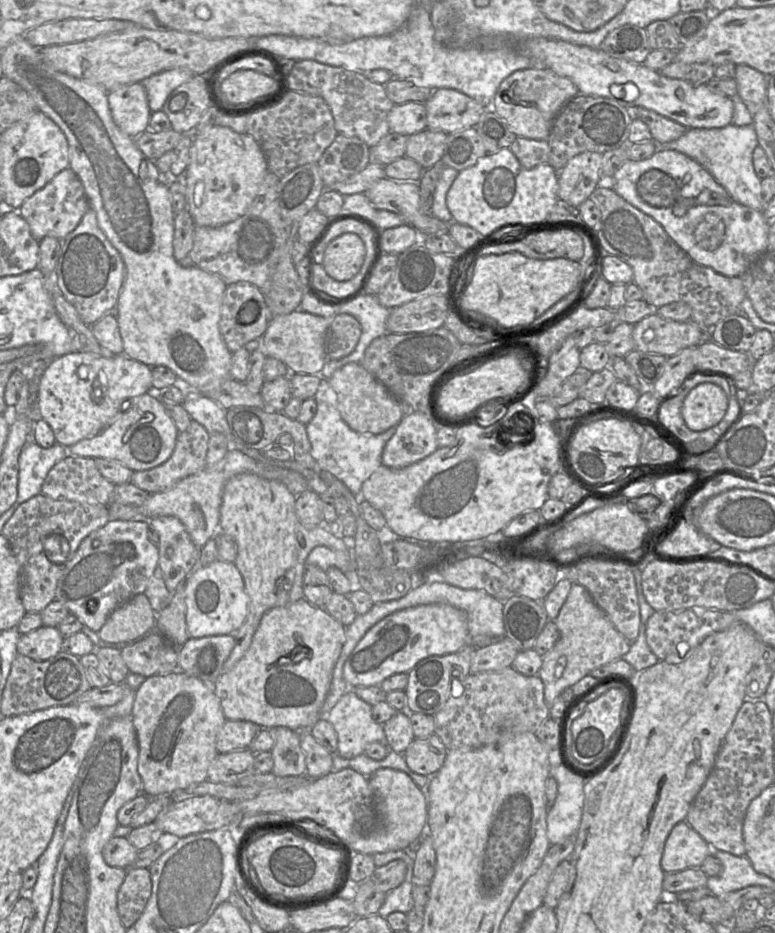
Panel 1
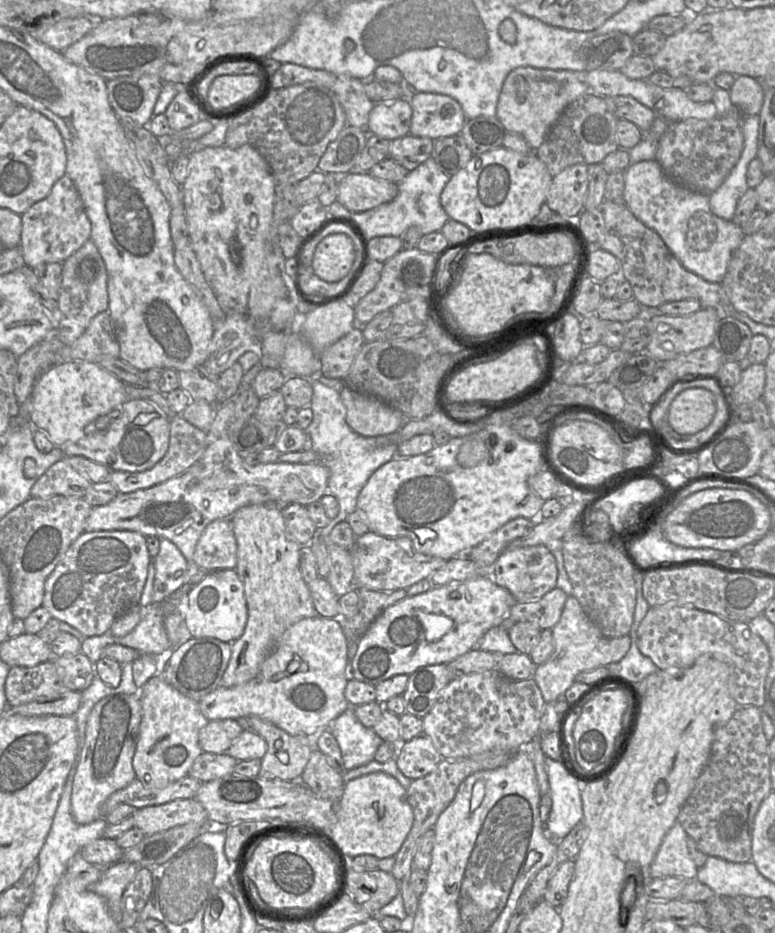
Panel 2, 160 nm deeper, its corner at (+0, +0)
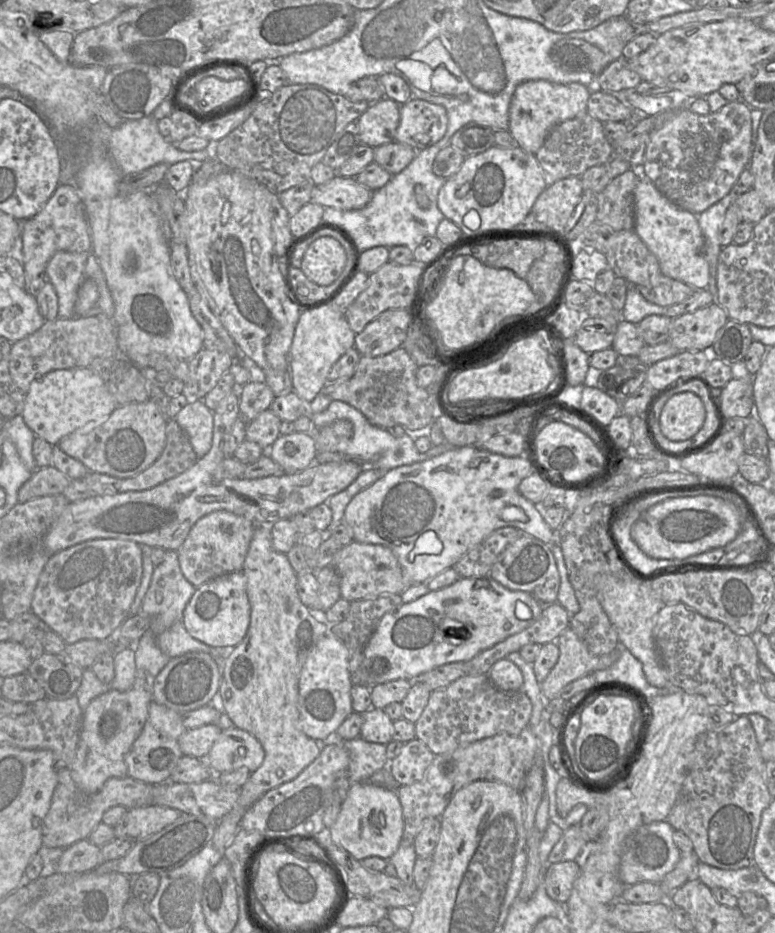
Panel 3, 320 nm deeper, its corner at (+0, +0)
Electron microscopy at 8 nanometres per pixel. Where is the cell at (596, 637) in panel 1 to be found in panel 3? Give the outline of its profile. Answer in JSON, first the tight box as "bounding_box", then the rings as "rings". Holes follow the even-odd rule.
{"bounding_box":[540,626,620,701],"rings":[[[570,626],[560,634],[556,642],[559,647],[558,661],[540,684],[546,701],[559,697],[561,690],[570,682],[606,669],[620,657],[618,648],[604,655],[592,654]]]}

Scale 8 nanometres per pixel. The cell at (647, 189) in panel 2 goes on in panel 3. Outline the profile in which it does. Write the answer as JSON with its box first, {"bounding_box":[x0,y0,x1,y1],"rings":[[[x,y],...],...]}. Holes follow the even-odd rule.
{"bounding_box":[634,176,709,289],"rings":[[[641,176],[634,190],[634,230],[657,257],[661,272],[694,289],[707,289],[709,264],[704,257],[704,236],[698,215],[683,210],[662,195],[653,183]]]}

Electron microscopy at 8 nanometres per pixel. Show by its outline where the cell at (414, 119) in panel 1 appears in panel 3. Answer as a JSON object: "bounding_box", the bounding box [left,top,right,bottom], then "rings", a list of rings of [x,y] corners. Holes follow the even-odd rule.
{"bounding_box":[357,99,400,148],"rings":[[[392,99],[371,103],[357,119],[361,143],[372,148],[394,141],[400,120],[400,105]]]}

